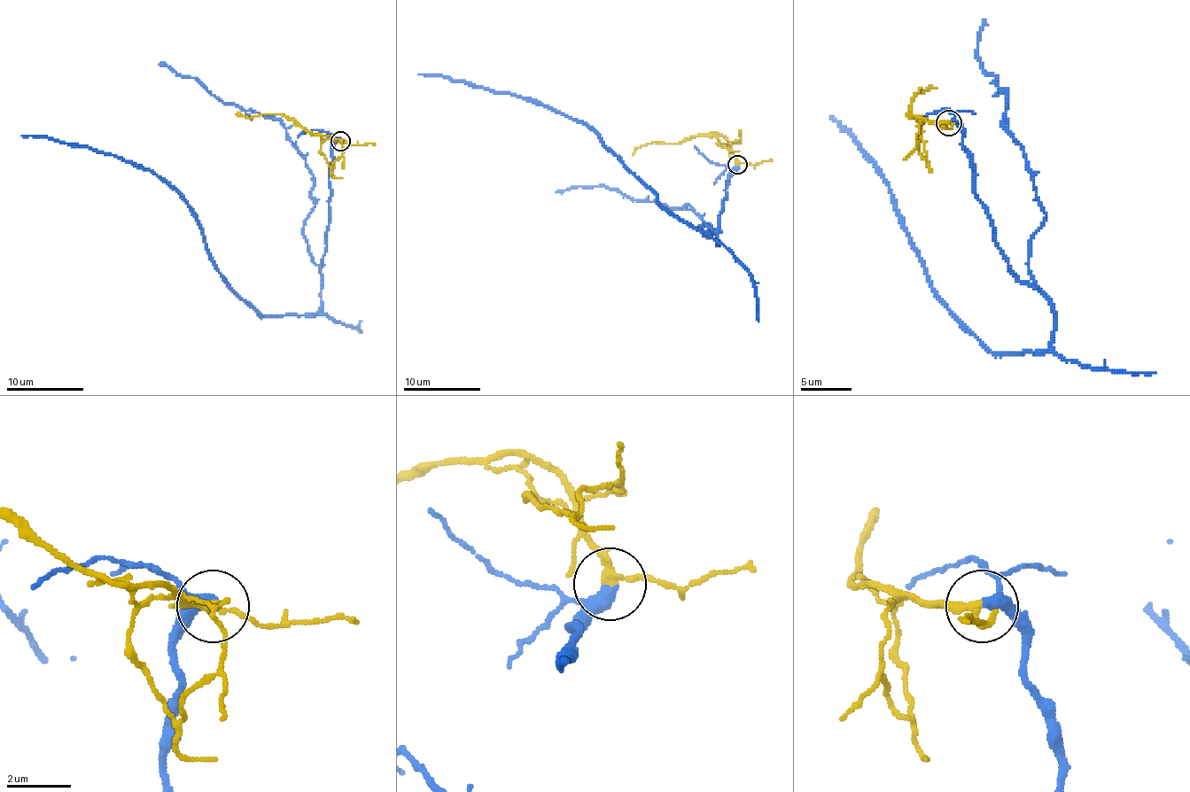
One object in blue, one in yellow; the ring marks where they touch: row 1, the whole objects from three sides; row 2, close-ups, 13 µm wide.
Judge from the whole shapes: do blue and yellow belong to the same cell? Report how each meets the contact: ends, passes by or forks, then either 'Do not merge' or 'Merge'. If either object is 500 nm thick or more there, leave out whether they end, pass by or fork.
At the ring blue passes by. At the ring yellow passes by. Merge

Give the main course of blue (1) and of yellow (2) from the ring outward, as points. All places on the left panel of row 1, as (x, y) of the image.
1: (340, 141), (329, 176), (321, 306), (307, 314), (260, 314), (213, 260), (191, 206), (149, 170), (21, 135)
2: (340, 141), (317, 135), (280, 114), (249, 118), (236, 114)

